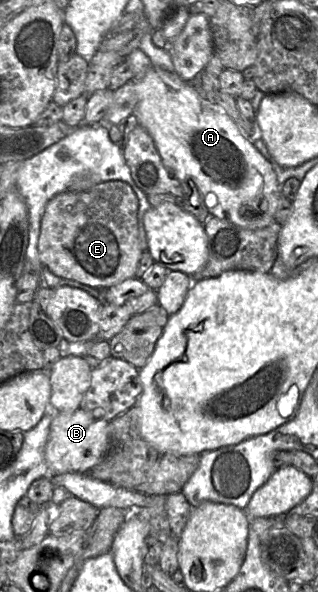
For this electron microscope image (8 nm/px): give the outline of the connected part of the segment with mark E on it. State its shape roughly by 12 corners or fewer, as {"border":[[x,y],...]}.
{"border":[[107,181],[48,201],[38,255],[96,289],[134,278],[139,201]]}

